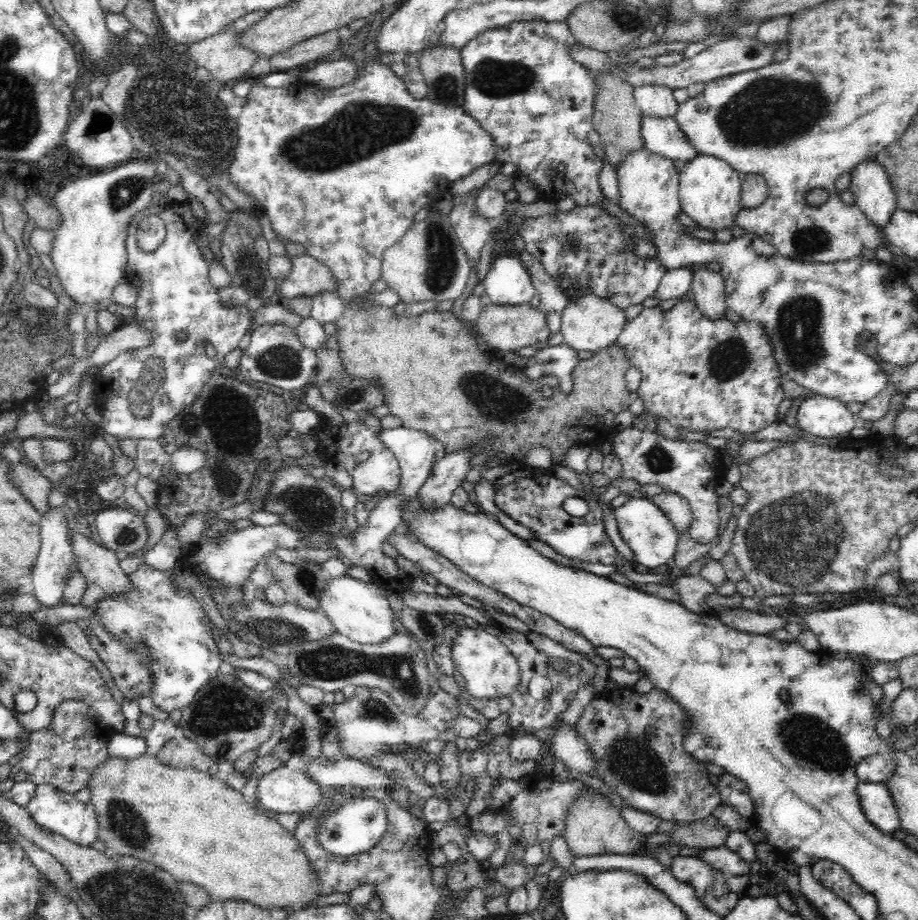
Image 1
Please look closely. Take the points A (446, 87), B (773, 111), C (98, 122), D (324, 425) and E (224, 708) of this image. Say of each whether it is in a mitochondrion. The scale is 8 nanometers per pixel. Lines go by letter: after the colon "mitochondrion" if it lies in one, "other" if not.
A: mitochondrion
B: mitochondrion
C: mitochondrion
D: other
E: mitochondrion

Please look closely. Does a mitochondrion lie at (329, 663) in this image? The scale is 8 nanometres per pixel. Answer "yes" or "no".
yes

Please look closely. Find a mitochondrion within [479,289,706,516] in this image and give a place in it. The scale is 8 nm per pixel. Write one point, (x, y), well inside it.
(659, 461)

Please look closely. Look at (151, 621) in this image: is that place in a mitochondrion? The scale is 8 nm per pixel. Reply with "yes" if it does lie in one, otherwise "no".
yes

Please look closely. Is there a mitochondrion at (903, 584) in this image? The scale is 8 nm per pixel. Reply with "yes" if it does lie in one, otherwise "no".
no

